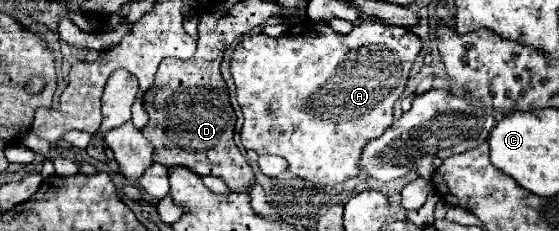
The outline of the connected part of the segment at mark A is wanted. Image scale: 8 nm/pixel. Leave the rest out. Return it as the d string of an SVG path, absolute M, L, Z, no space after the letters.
M308 18L298 20L296 24L288 26L288 30L278 38L270 38L266 34L246 36L236 46L236 50L230 58L230 72L232 72L232 78L236 82L236 96L238 96L238 104L242 108L242 114L244 114L244 124L240 130L242 146L246 150L254 150L256 154L278 154L278 156L286 158L288 170L294 176L310 180L314 184L336 184L336 182L344 182L344 180L356 176L360 172L360 156L362 156L364 146L370 140L380 138L386 132L386 128L392 124L394 102L398 100L398 96L406 88L408 72L410 72L416 56L418 56L418 36L416 34L412 34L410 30L400 28L400 26L384 26L382 22L372 22L372 20L364 20L360 26L354 26L354 30L350 34L344 34L344 36L336 34L326 22L314 22Z

